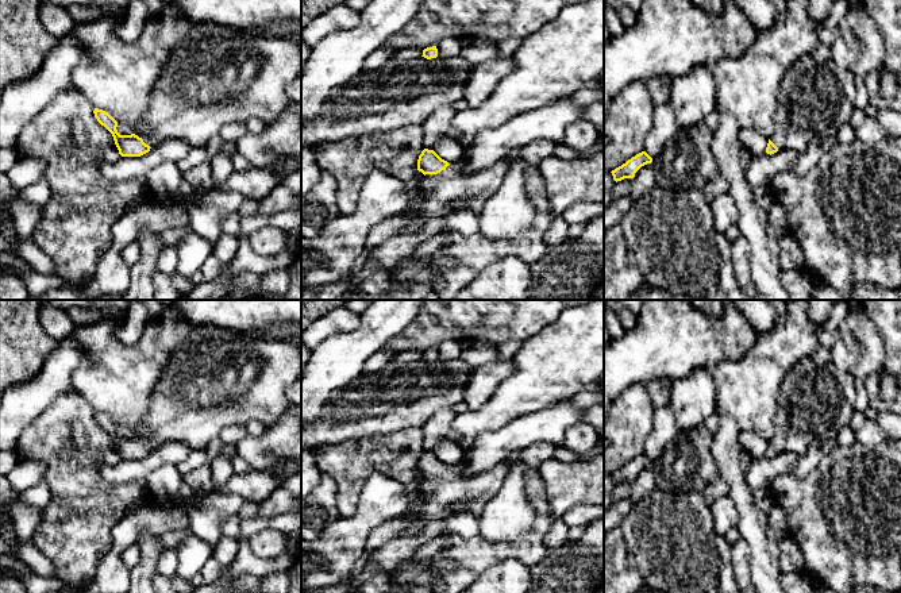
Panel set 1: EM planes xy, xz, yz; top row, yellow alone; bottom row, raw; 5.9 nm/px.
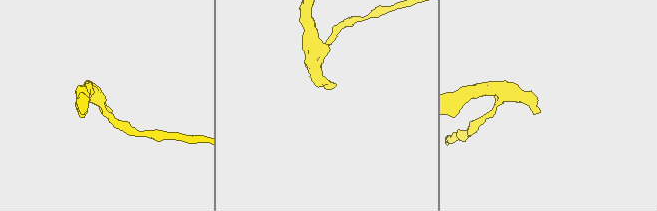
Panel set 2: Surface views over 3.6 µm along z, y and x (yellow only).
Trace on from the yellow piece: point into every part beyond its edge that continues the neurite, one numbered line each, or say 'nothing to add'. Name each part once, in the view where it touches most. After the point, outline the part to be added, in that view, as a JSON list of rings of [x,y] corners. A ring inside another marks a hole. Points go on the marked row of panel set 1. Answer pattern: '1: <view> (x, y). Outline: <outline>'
1: xz (439, 192). Outline: [[[503,158],[484,170],[467,173],[459,161],[438,174],[423,176],[419,184],[421,196],[401,215],[408,222],[398,234],[419,232],[428,219],[451,213],[451,205],[462,197],[467,199],[463,208],[480,216],[485,201],[500,188],[511,163]]]

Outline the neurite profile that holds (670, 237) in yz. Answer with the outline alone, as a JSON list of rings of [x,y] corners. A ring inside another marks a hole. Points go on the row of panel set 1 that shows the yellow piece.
[[[655,186],[632,201],[620,226],[629,261],[642,272],[646,285],[701,300],[761,300],[754,285],[742,288],[732,270],[731,242],[713,227],[711,201],[697,188],[682,190]]]

